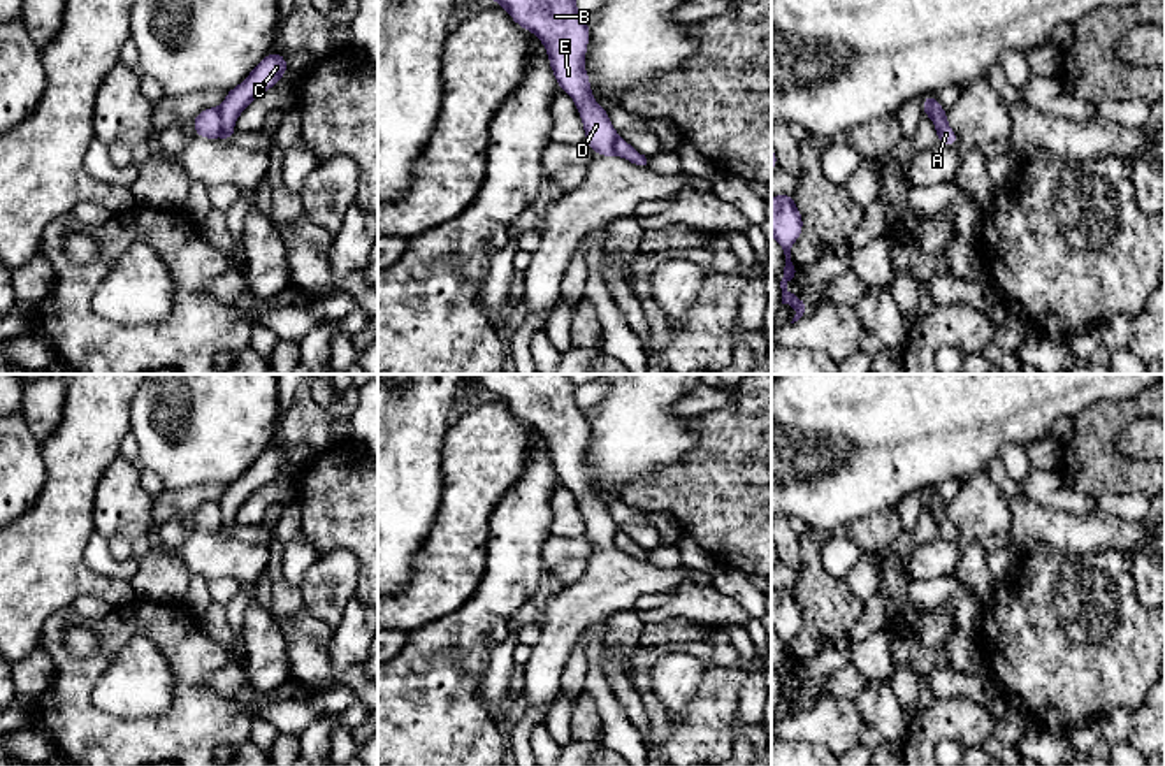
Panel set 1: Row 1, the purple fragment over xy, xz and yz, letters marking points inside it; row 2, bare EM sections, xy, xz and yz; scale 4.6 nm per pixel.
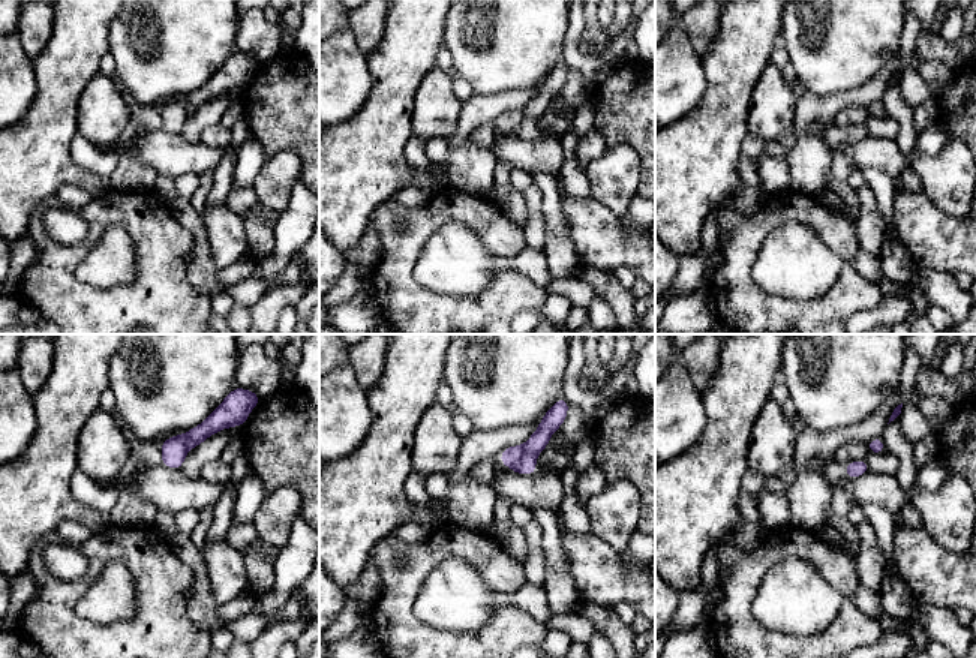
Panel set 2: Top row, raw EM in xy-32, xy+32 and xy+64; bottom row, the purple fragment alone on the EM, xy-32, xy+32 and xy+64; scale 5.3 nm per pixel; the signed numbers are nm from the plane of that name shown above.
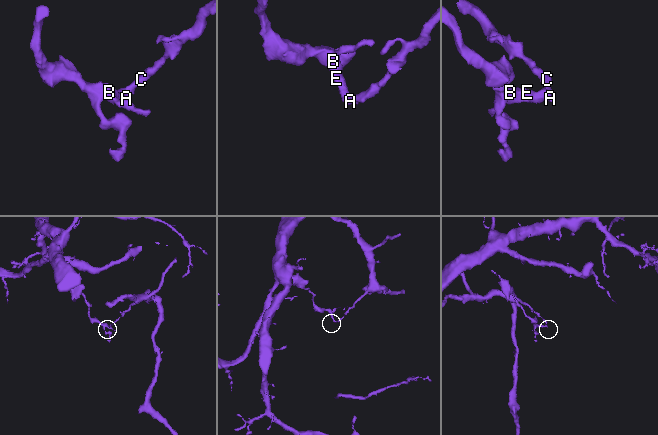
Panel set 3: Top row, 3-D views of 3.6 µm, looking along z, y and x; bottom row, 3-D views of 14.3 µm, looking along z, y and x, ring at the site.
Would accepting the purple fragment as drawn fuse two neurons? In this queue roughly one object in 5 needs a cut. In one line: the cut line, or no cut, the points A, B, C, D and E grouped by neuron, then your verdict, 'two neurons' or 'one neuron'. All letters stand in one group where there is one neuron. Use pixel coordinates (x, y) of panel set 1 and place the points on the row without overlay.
cut in xy along (218, 501), (222, 526); A C / B D E; two neurons

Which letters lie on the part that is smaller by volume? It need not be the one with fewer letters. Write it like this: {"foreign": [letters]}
{"foreign": ["B", "D", "E"]}

